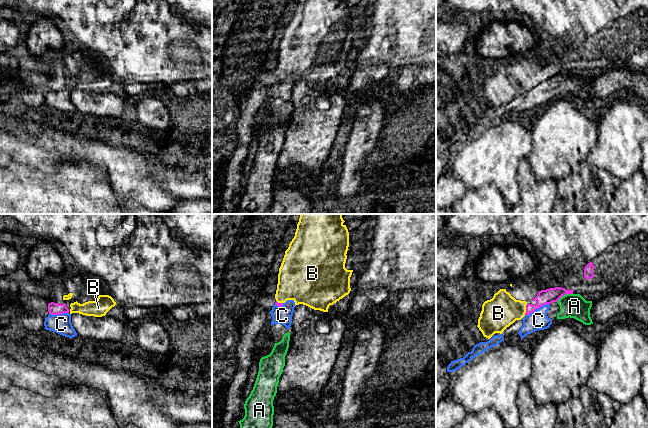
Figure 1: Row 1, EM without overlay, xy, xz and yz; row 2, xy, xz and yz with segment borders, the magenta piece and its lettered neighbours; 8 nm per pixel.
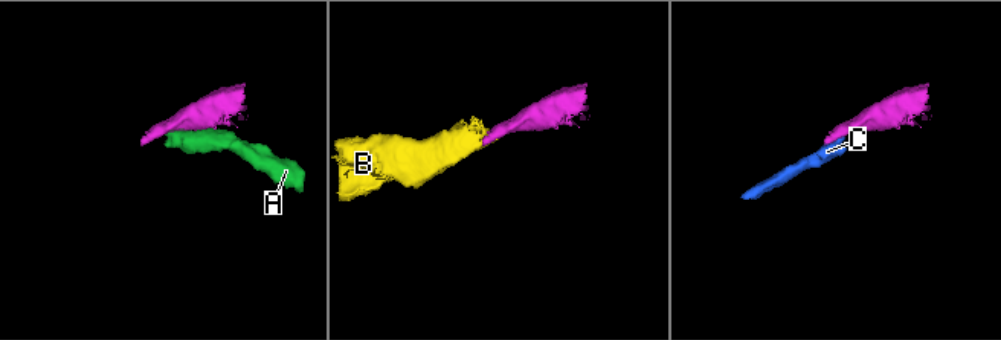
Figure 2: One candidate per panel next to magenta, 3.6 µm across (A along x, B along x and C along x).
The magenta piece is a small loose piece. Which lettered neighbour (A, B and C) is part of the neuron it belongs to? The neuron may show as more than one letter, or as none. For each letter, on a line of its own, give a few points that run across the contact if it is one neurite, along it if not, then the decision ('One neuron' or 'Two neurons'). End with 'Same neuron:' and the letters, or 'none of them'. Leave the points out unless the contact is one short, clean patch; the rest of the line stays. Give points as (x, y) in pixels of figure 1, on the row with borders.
A: Two neurons
B: Line: yz (548, 296), (536, 306), (526, 310), (502, 310), (498, 313). One neuron
C: Line: yz (549, 303), (543, 304), (525, 315). Two neurons
Same neuron: B

